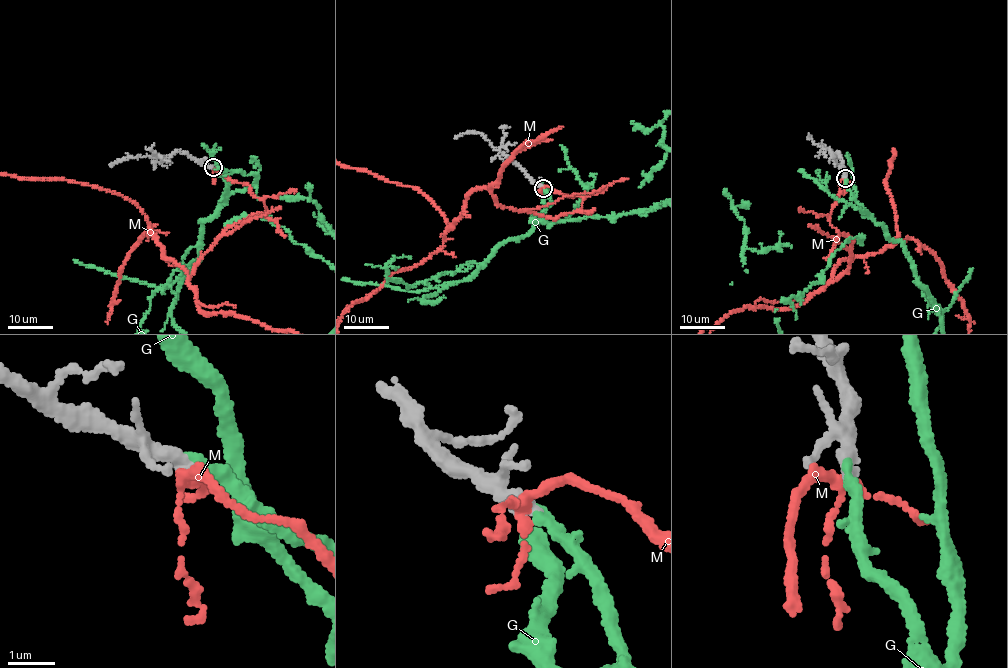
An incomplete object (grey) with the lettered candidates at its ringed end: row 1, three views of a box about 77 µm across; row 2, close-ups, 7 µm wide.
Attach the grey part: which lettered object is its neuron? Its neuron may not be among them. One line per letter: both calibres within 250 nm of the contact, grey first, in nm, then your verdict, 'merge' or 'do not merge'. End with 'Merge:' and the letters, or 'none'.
G: calibres 320 and 240 nm; merge
M: calibres 360 and 160 nm; do not merge
Merge: G

